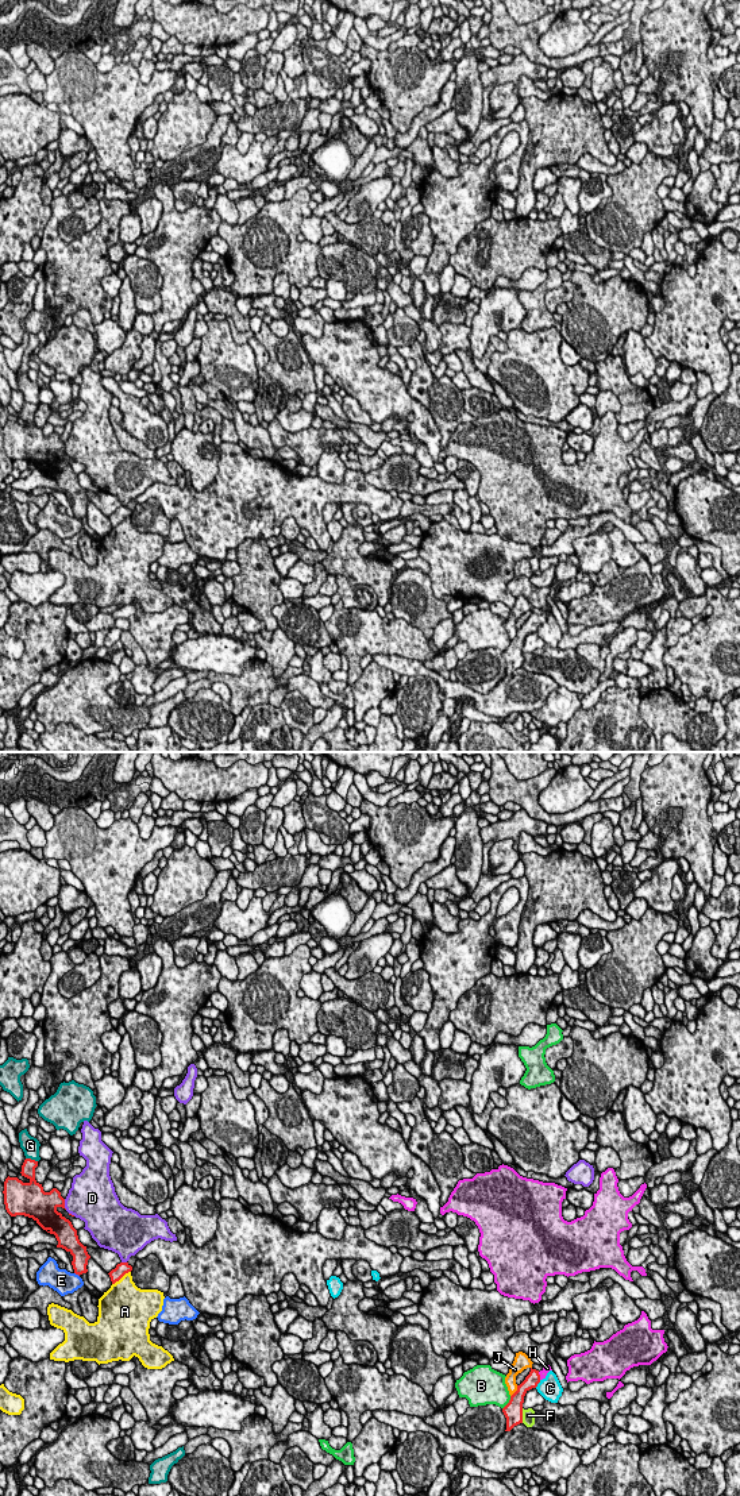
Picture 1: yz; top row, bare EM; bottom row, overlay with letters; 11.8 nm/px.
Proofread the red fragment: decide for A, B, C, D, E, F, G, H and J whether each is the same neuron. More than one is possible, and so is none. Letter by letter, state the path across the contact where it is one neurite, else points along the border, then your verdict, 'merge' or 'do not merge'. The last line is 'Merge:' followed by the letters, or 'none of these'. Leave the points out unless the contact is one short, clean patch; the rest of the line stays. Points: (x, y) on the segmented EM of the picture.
A: do not merge
B: do not merge
C: border along yz (540, 1380), (535, 1387); do not merge
D: do not merge
E: do not merge
F: do not merge
G: do not merge
H: runs through yz (531, 1381), (539, 1376), (547, 1368); merge
J: do not merge
Merge: H

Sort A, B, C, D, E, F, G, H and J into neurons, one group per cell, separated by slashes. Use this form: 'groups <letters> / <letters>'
groups A / B / C / D / E / F / G / H / J

